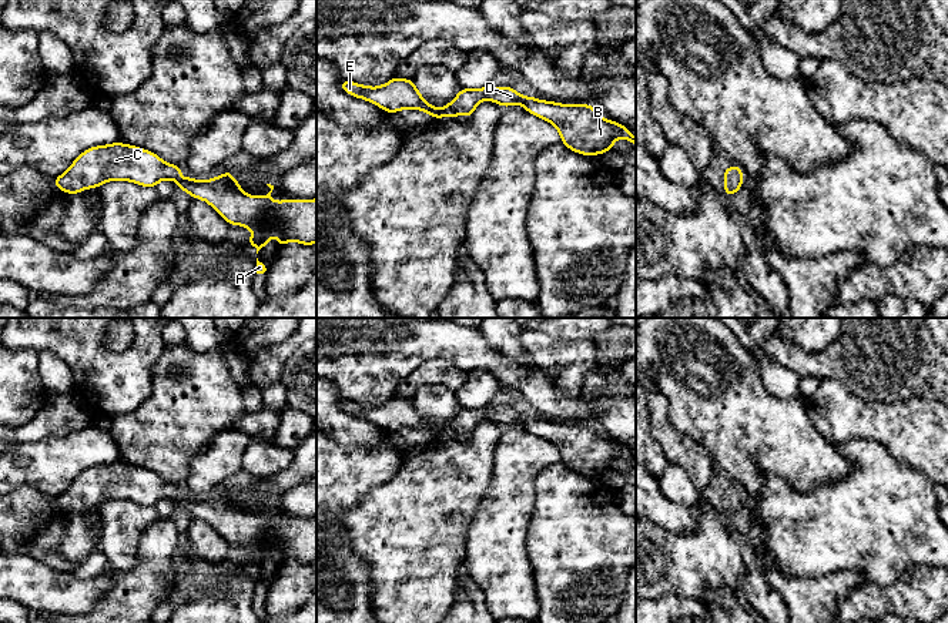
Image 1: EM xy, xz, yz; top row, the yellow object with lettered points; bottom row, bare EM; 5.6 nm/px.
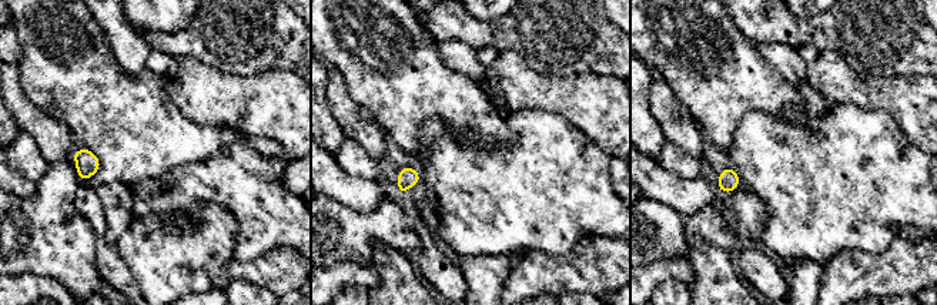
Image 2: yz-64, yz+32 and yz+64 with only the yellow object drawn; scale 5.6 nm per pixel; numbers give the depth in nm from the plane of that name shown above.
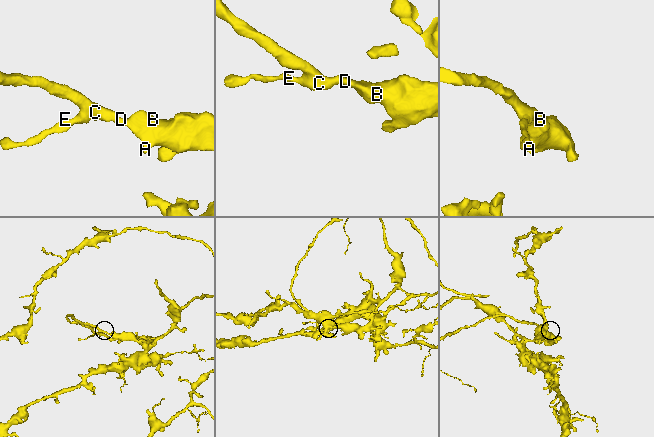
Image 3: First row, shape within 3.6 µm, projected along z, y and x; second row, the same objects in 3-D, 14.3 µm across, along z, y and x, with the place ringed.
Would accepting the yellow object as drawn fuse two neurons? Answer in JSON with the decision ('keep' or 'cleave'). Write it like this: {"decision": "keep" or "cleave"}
{"decision": "keep"}

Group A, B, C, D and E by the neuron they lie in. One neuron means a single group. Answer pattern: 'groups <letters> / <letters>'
groups A B C D E

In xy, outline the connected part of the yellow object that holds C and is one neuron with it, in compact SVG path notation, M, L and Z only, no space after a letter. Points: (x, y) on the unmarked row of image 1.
M118 460L118 462L113 462L107 465L96 465L93 468L86 469L73 480L73 483L70 485L70 488L66 492L63 492L57 498L53 498L53 500L56 506L63 509L66 513L77 513L77 512L81 512L83 509L97 508L104 502L117 500L117 499L135 502L143 506L157 506L157 503L163 499L172 499L177 502L177 506L188 512L192 518L204 519L205 522L208 522L228 543L242 545L248 550L254 550L255 553L249 556L247 562L257 567L257 573L264 565L271 562L272 552L278 557L279 567L289 560L297 560L302 565L312 565L316 562L316 518L315 519L274 520L271 518L274 505L271 503L267 503L271 508L271 510L267 515L264 516L249 515L249 513L245 513L239 508L239 500L237 500L232 496L231 490L232 489L227 490L225 493L220 496L210 498L205 500L198 500L191 496L182 498L180 485L172 485L172 483L163 480L157 473L148 469L138 468L130 463L121 463Z

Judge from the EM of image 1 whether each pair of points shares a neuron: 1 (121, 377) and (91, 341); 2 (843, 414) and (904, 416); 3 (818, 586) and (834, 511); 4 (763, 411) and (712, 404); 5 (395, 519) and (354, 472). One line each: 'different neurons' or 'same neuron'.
1: same neuron
2: same neuron
3: different neurons
4: same neuron
5: different neurons

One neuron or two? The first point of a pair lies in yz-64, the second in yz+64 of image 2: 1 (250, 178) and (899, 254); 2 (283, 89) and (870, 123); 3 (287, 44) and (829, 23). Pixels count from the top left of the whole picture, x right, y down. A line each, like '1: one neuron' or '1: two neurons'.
1: two neurons
2: two neurons
3: one neuron

